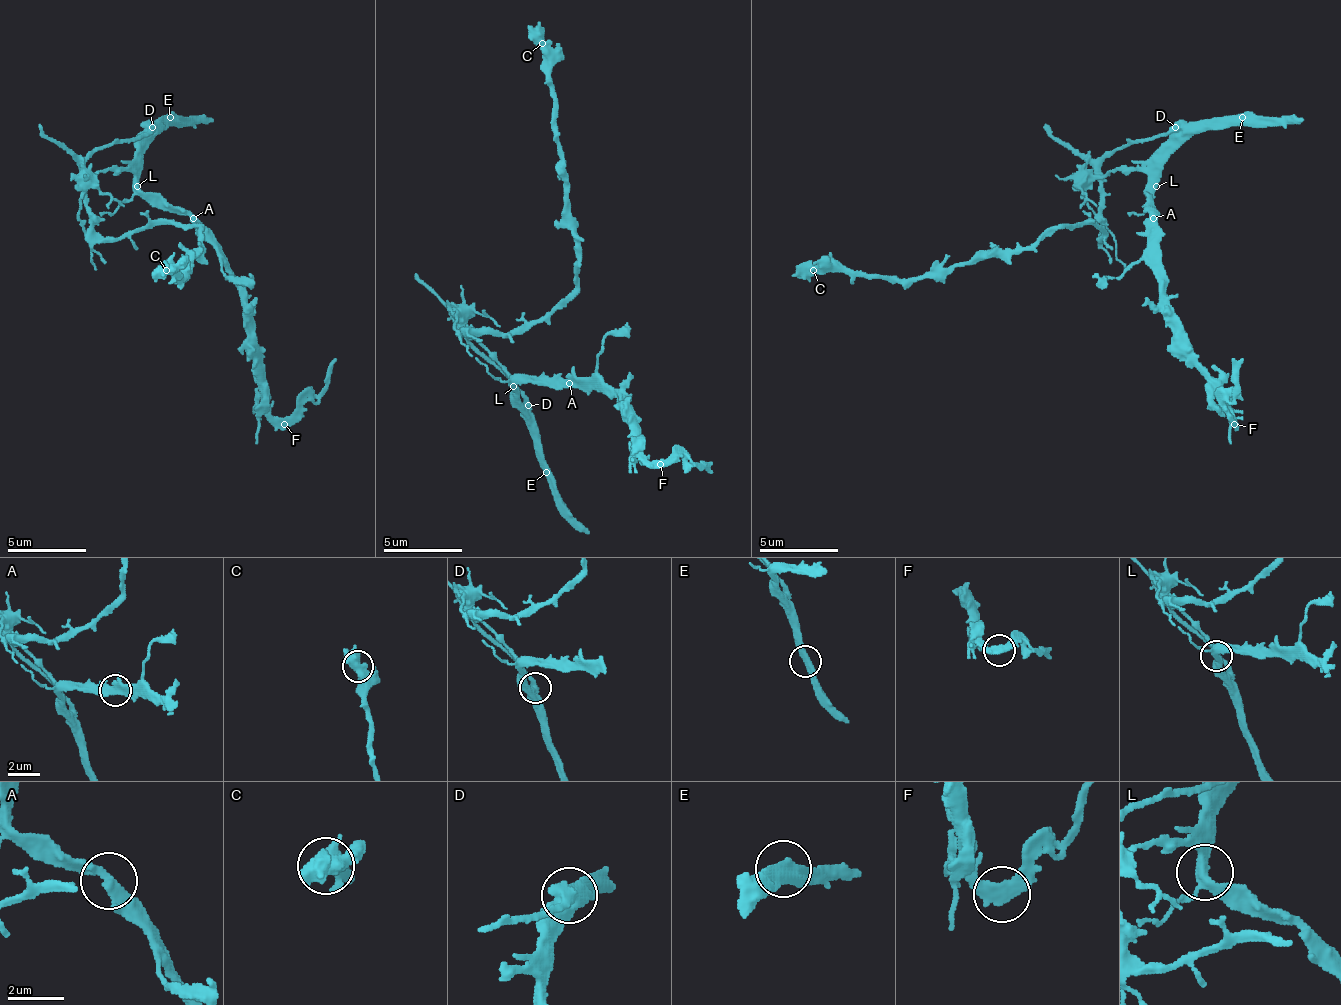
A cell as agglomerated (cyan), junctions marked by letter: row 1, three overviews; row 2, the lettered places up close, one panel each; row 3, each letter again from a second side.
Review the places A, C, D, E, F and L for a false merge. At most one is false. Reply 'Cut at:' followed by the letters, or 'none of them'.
Cut at: D

